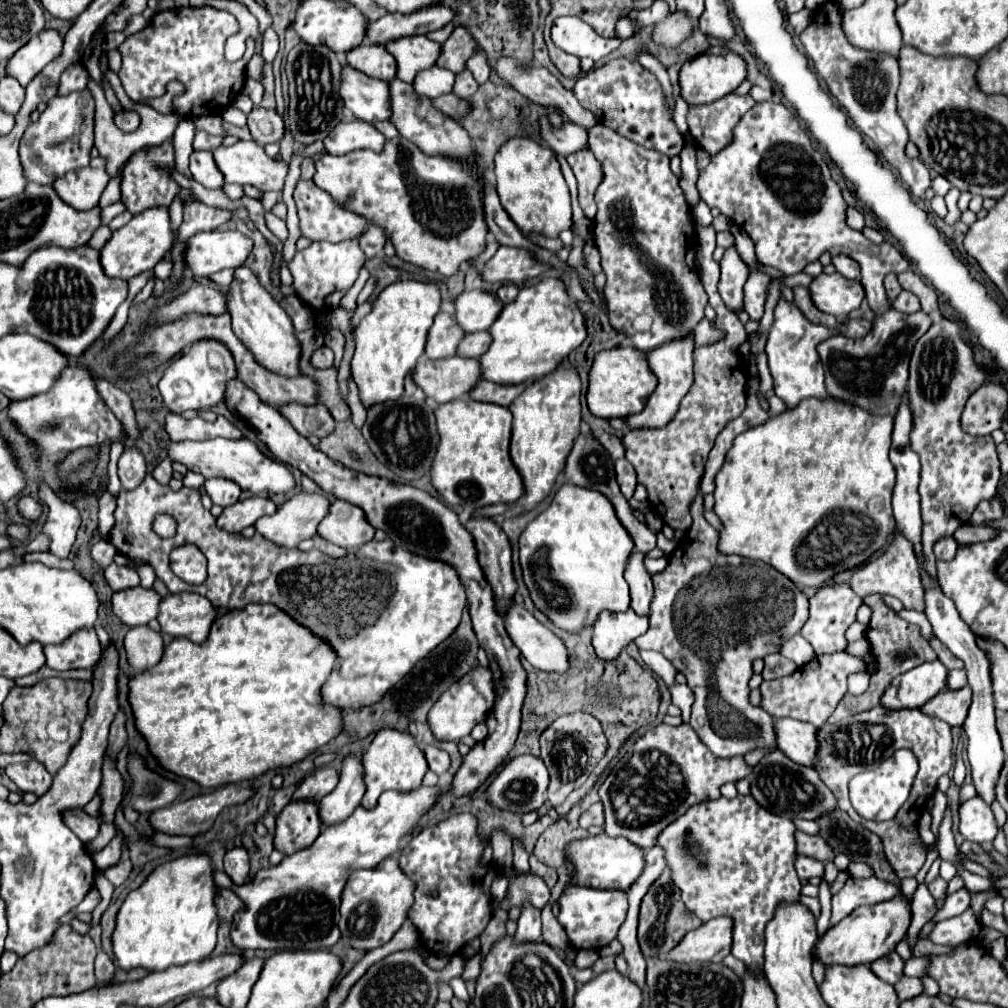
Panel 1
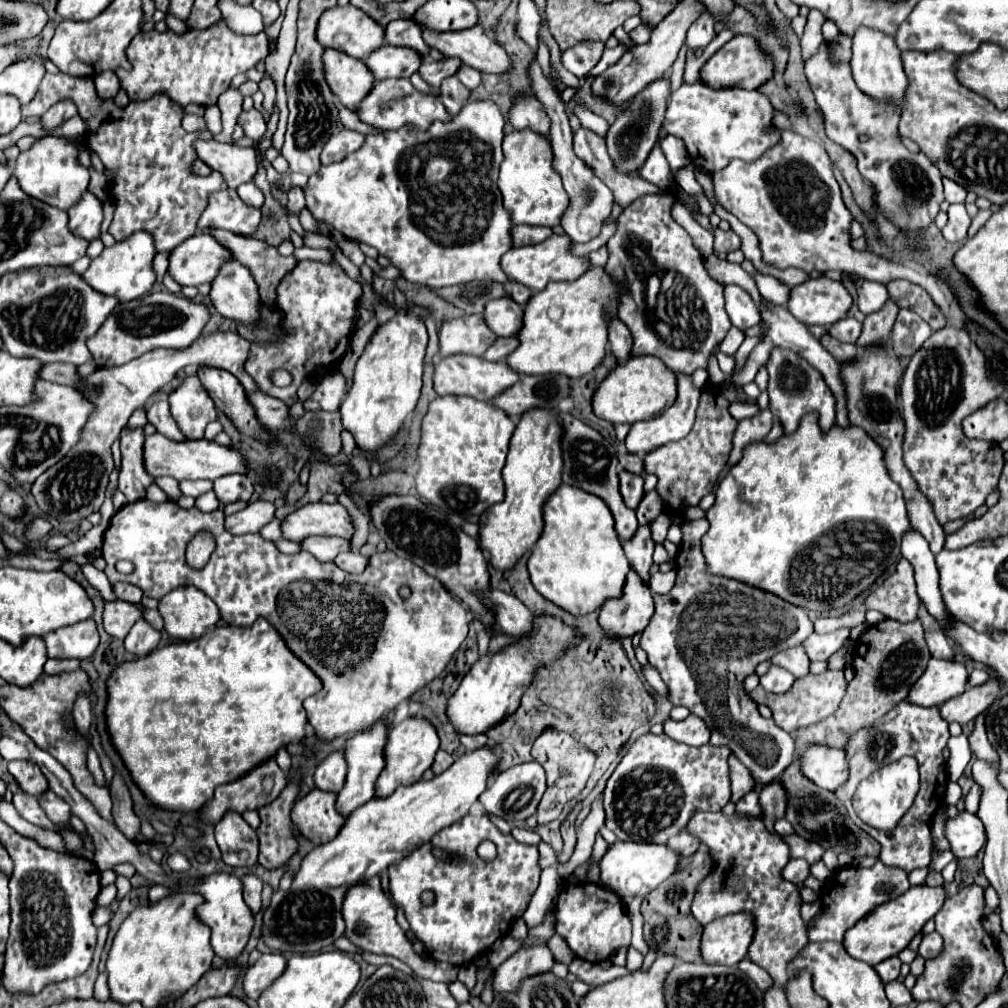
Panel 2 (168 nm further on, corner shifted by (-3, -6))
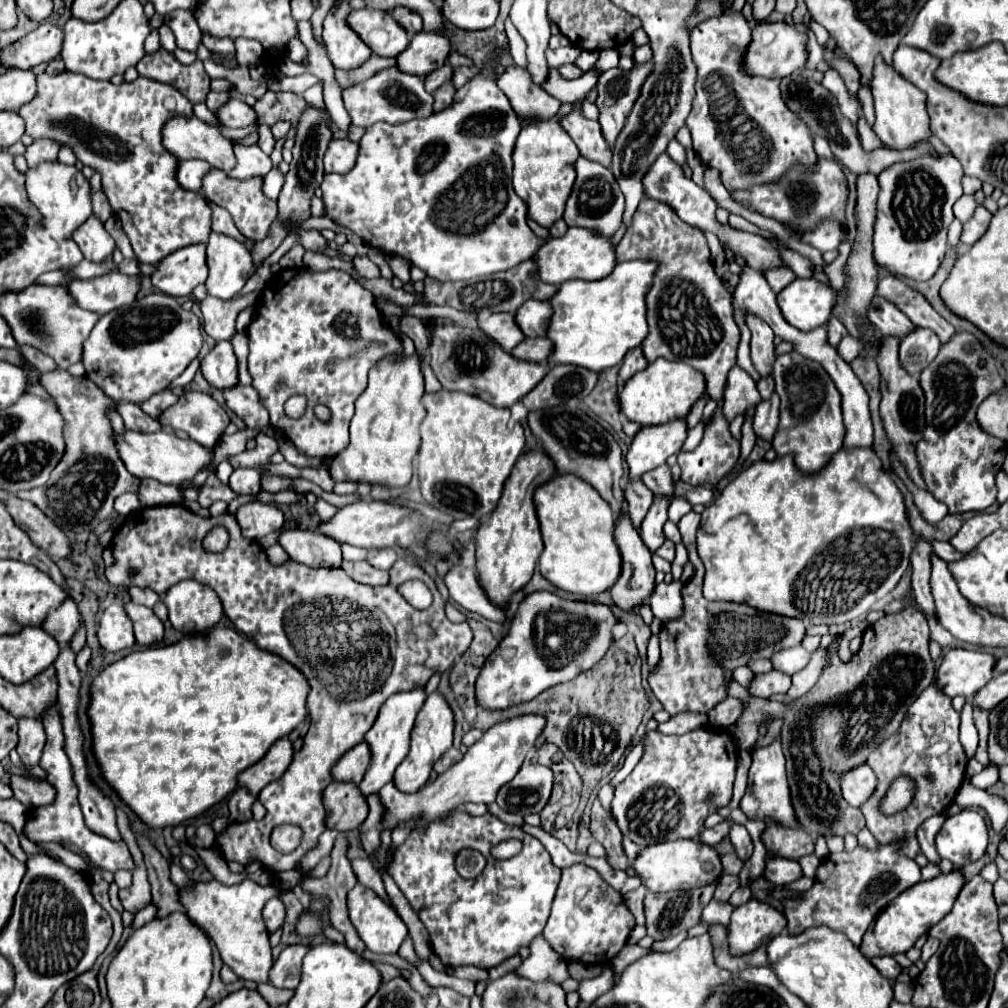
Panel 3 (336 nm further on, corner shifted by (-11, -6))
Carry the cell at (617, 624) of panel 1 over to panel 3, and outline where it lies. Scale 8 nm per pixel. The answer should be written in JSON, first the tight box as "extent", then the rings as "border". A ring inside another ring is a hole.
{"extent":[611,512,655,612],"border":[[[623,512],[623,516],[617,518],[617,526],[615,526],[615,540],[617,546],[621,550],[621,558],[623,558],[623,570],[619,576],[619,582],[611,588],[611,598],[613,604],[617,608],[621,608],[623,612],[635,612],[641,608],[643,602],[649,602],[653,590],[655,590],[655,568],[651,564],[651,552],[647,550],[647,546],[641,542],[637,528],[633,528],[629,516]]]}

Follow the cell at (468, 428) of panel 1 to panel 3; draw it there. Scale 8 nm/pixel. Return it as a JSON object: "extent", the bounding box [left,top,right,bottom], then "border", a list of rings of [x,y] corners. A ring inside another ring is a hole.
{"extent":[419,390,525,520],"border":[[[439,390],[435,394],[423,396],[425,406],[425,418],[421,422],[421,446],[419,446],[419,482],[421,482],[421,494],[425,502],[441,512],[451,514],[455,520],[461,518],[485,518],[489,516],[499,502],[503,482],[511,474],[511,468],[525,446],[525,434],[523,426],[519,422],[513,422],[509,408],[497,408],[487,402],[483,402],[477,396],[465,394],[465,392],[449,392]]]}

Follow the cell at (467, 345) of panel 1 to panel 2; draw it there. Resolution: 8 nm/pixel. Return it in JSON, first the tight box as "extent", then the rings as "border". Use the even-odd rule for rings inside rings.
{"extent":[483,336,519,362],"border":[[[517,336],[497,338],[497,340],[495,340],[495,346],[491,346],[491,350],[487,350],[487,354],[483,354],[483,358],[491,360],[491,362],[499,362],[499,360],[503,360],[507,354],[511,354],[517,346],[519,346],[519,338],[517,338]]]}

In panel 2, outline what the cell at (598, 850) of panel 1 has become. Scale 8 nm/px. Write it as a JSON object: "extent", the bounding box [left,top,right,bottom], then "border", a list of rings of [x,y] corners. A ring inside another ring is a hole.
{"extent":[601,842,679,896],"border":[[[617,842],[609,846],[607,854],[601,858],[601,886],[605,890],[627,896],[647,896],[661,882],[673,876],[679,870],[679,854],[667,844],[649,844],[649,842]]]}

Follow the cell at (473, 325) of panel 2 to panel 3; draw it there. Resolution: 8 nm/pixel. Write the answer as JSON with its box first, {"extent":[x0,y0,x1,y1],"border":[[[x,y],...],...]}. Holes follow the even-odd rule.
{"extent":[477,314,525,352],"border":[[[491,314],[489,318],[479,320],[477,324],[479,324],[479,330],[483,330],[483,334],[499,342],[499,346],[503,346],[503,350],[507,352],[525,338],[519,326],[515,324],[513,314]]]}

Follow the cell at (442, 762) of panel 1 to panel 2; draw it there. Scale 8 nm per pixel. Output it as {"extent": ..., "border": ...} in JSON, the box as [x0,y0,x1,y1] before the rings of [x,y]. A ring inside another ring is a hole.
{"extent":[431,750,453,774],"border":[[[439,750],[437,754],[435,754],[435,762],[433,762],[433,766],[431,766],[431,770],[435,772],[435,774],[439,774],[439,772],[443,772],[443,770],[447,770],[451,764],[453,764],[453,756],[451,754],[447,754],[445,750]]]}

